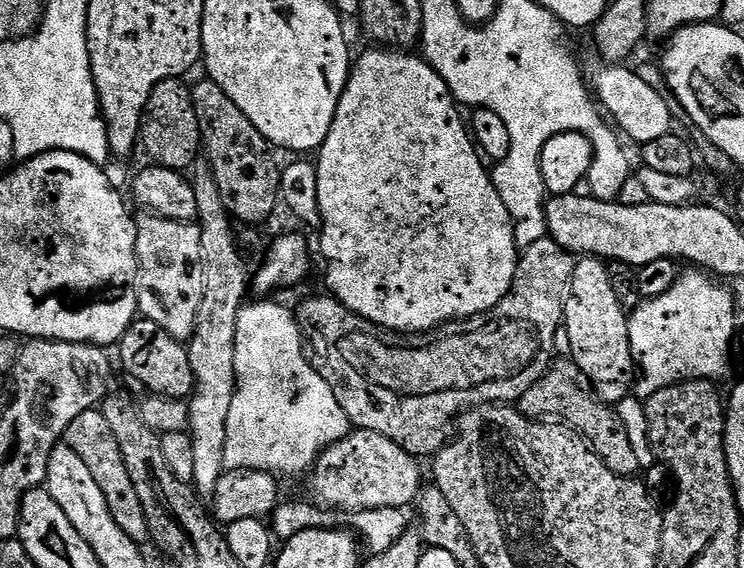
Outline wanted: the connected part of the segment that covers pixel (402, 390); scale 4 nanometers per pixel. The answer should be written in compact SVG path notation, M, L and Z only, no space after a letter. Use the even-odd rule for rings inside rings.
M542 238L538 242L534 242L534 246L523 249L516 265L516 281L512 284L512 289L506 294L506 298L502 298L502 302L498 302L498 306L494 306L489 312L468 316L465 320L452 320L449 324L441 324L438 328L431 328L429 332L405 334L379 328L377 324L372 324L366 318L354 314L342 301L331 294L323 294L324 296L316 296L313 300L306 301L300 309L298 307L295 309L294 315L300 326L300 335L304 338L308 358L312 361L312 369L322 378L326 378L326 386L330 386L330 390L334 390L334 398L338 398L338 406L342 406L342 410L346 410L349 425L361 432L382 434L382 438L390 438L390 442L402 446L411 456L432 458L437 452L443 450L445 444L449 443L454 432L454 425L464 413L483 404L508 406L513 402L519 402L526 394L526 390L530 390L530 386L534 386L534 382L538 382L538 378L542 378L548 371L554 359L552 351L556 348L556 335L559 337L562 332L564 307L570 294L576 261L577 257L562 246L558 246L555 238Z

